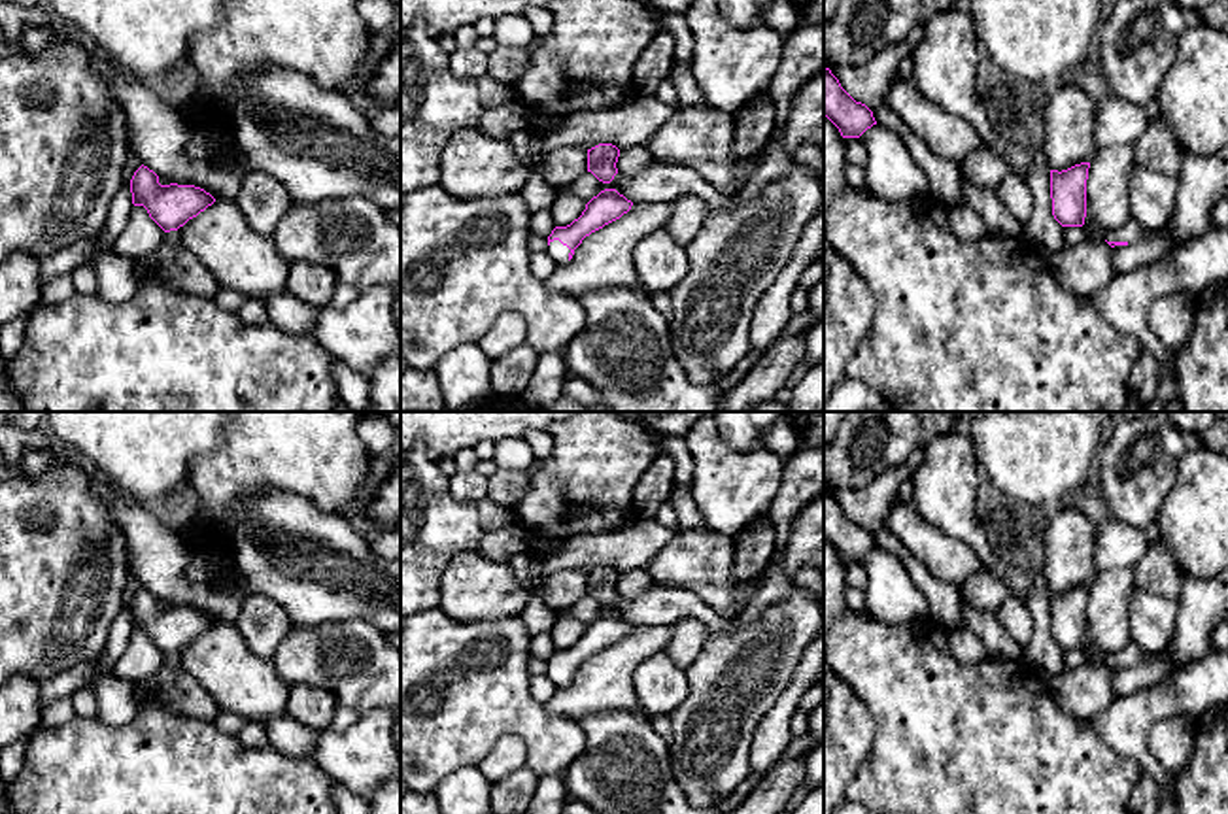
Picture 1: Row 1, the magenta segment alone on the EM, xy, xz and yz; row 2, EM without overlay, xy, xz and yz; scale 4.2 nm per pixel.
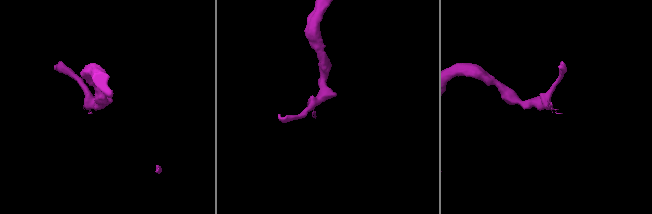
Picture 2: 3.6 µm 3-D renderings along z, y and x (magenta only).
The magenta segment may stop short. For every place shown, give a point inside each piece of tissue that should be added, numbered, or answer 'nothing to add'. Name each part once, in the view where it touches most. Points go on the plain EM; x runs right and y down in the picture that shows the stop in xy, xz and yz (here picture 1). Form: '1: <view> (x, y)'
1: xz (558, 675)

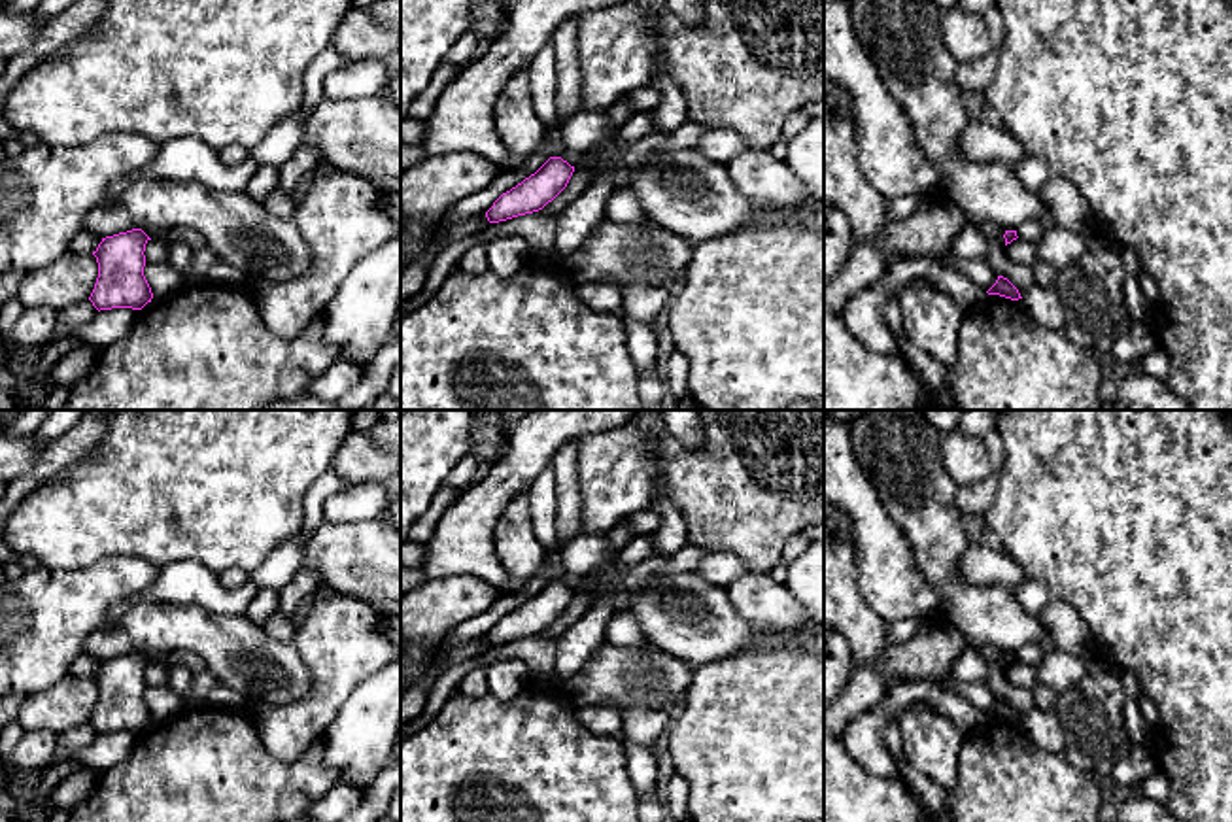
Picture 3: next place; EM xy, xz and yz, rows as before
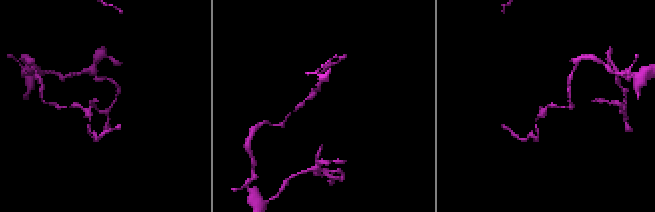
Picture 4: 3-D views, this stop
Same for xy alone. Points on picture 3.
nothing to add

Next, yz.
nothing to add

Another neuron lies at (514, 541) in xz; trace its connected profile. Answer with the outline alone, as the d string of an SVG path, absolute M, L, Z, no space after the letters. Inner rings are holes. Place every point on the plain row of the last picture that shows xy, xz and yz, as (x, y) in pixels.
M525 493L514 495L497 520L493 546L508 573L503 593L516 593L542 569L546 550L537 540Z

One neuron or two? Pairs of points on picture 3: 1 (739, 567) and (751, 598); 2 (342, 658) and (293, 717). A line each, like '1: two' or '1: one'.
1: two
2: one

